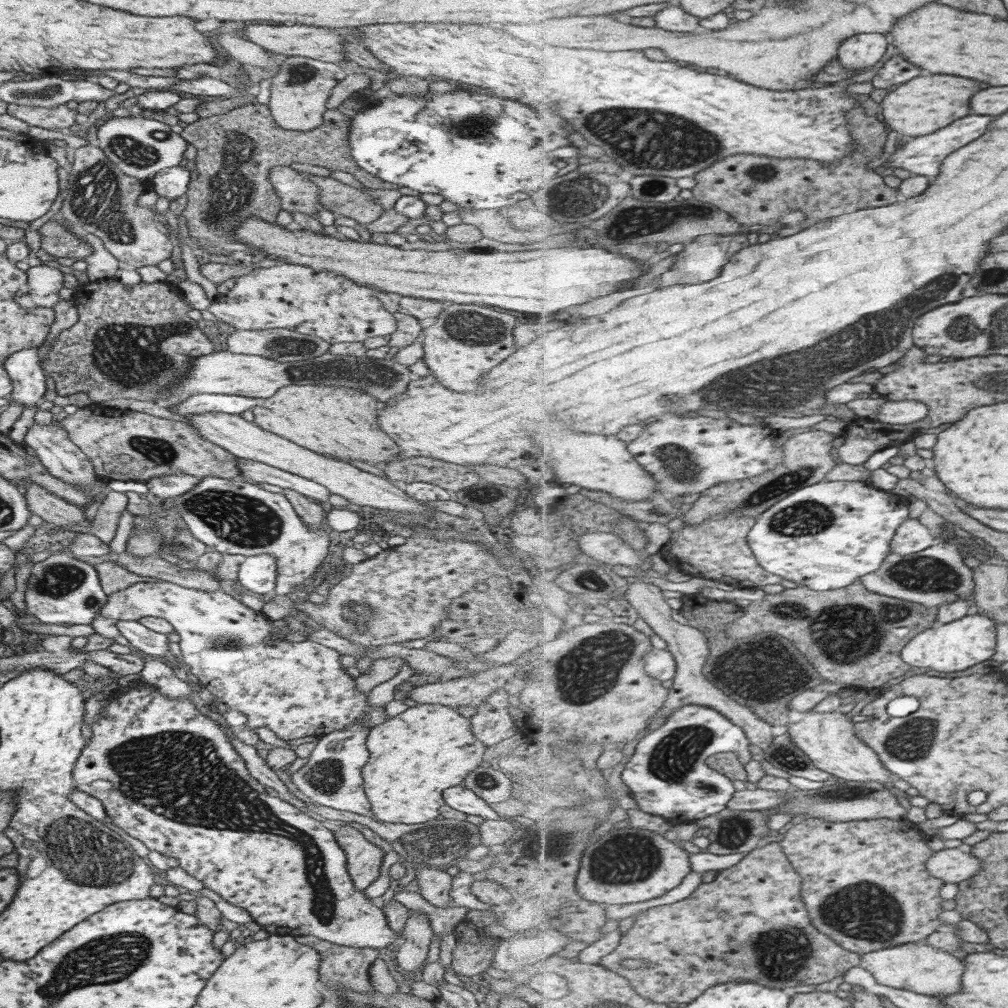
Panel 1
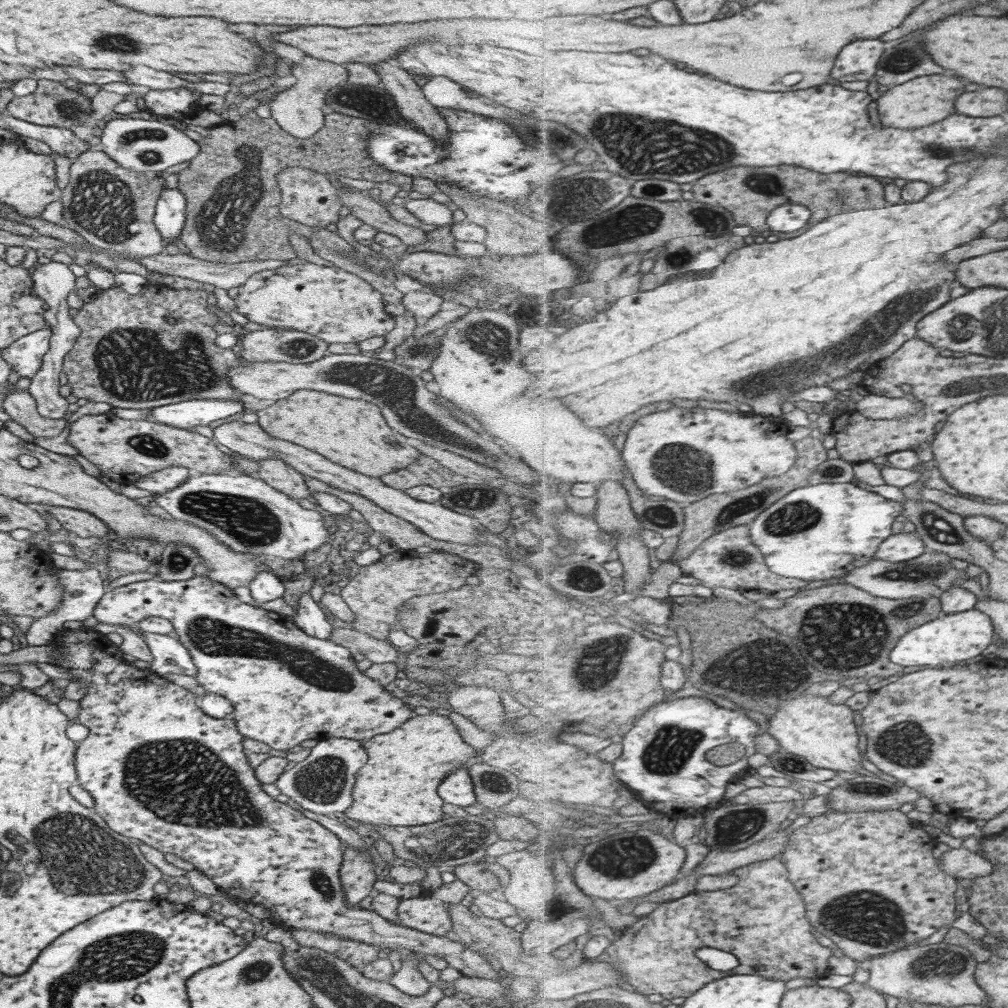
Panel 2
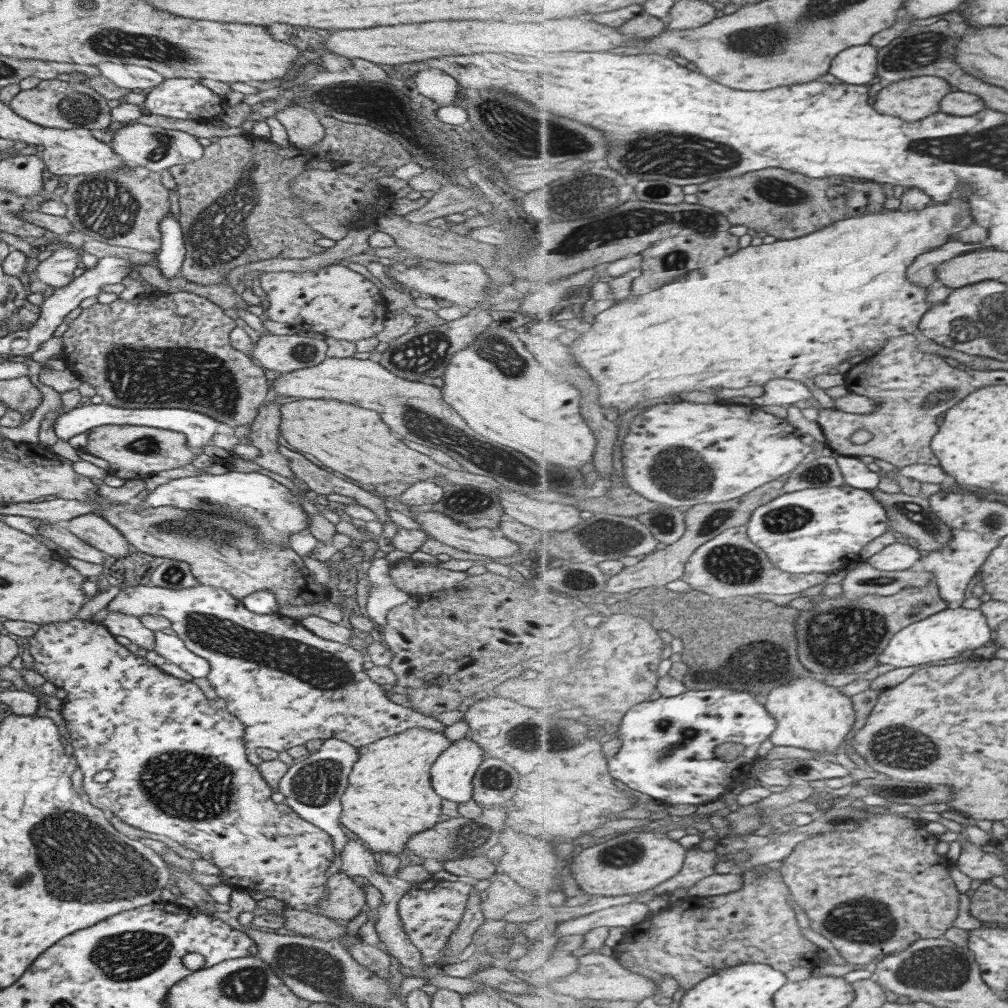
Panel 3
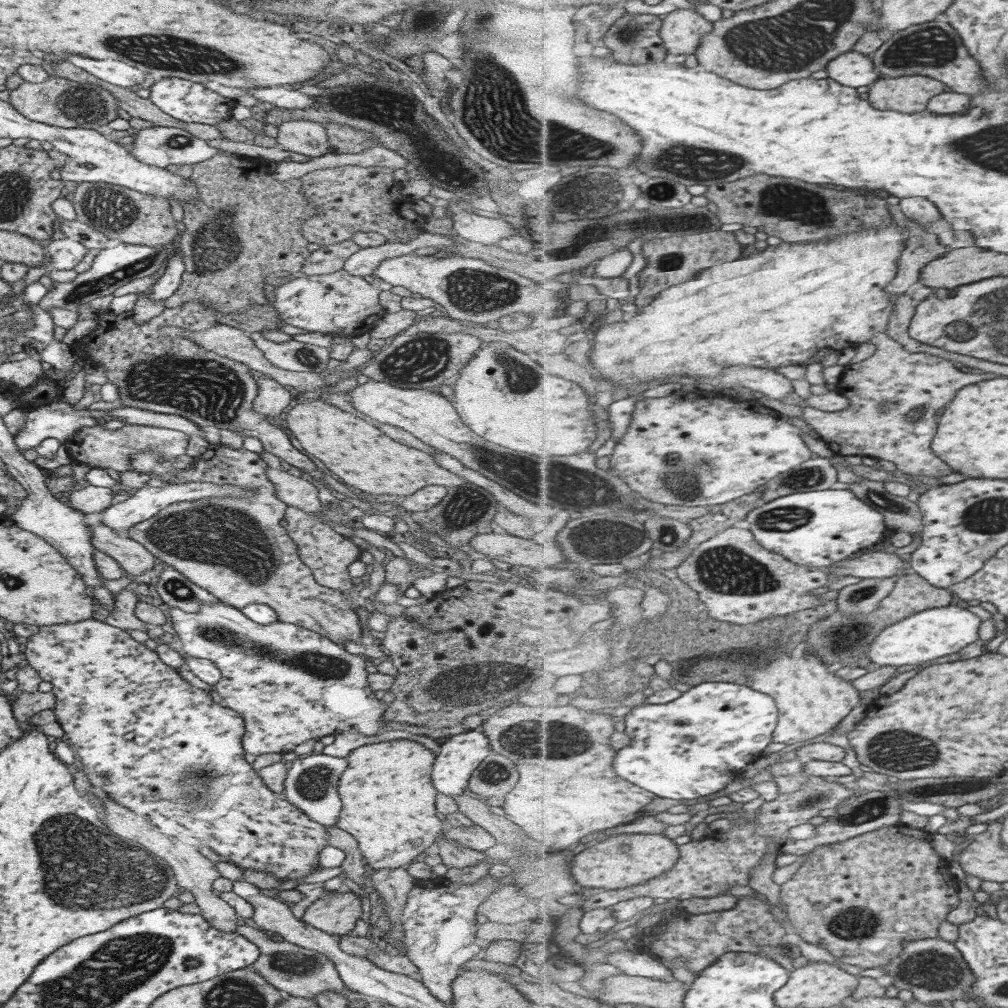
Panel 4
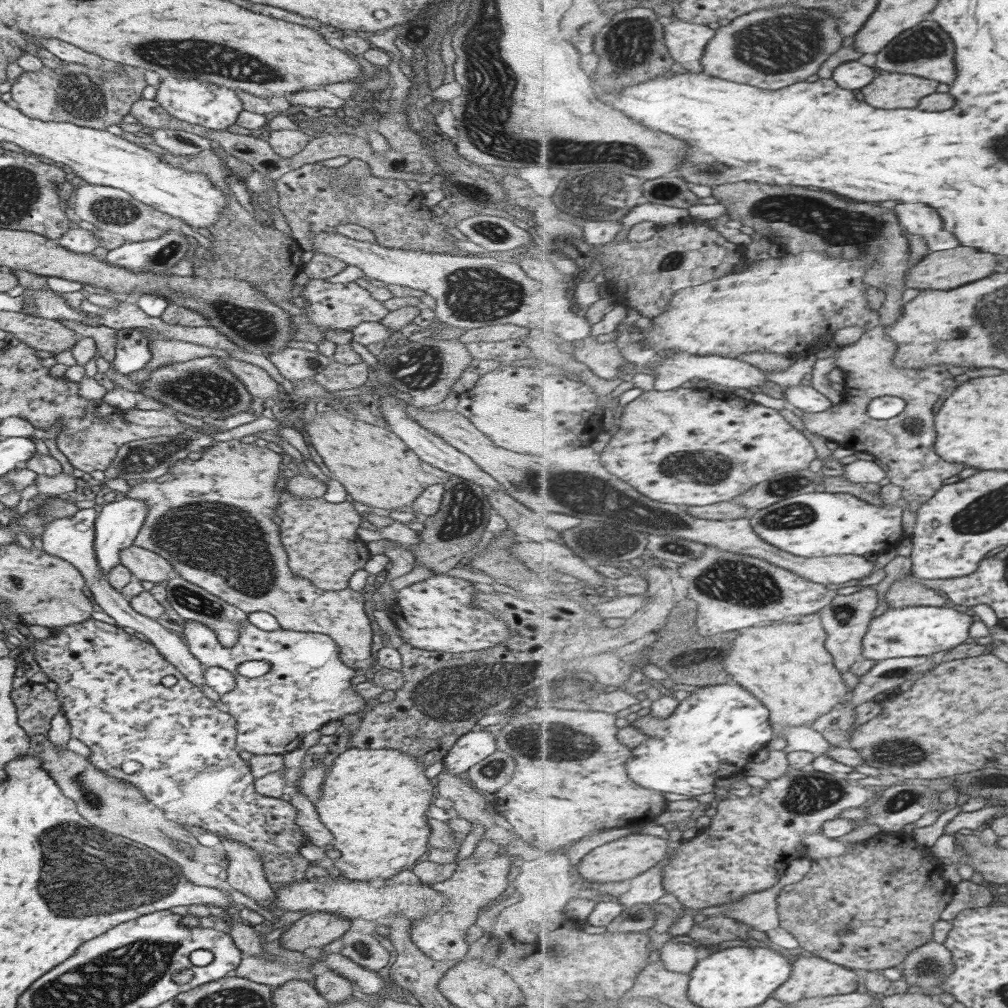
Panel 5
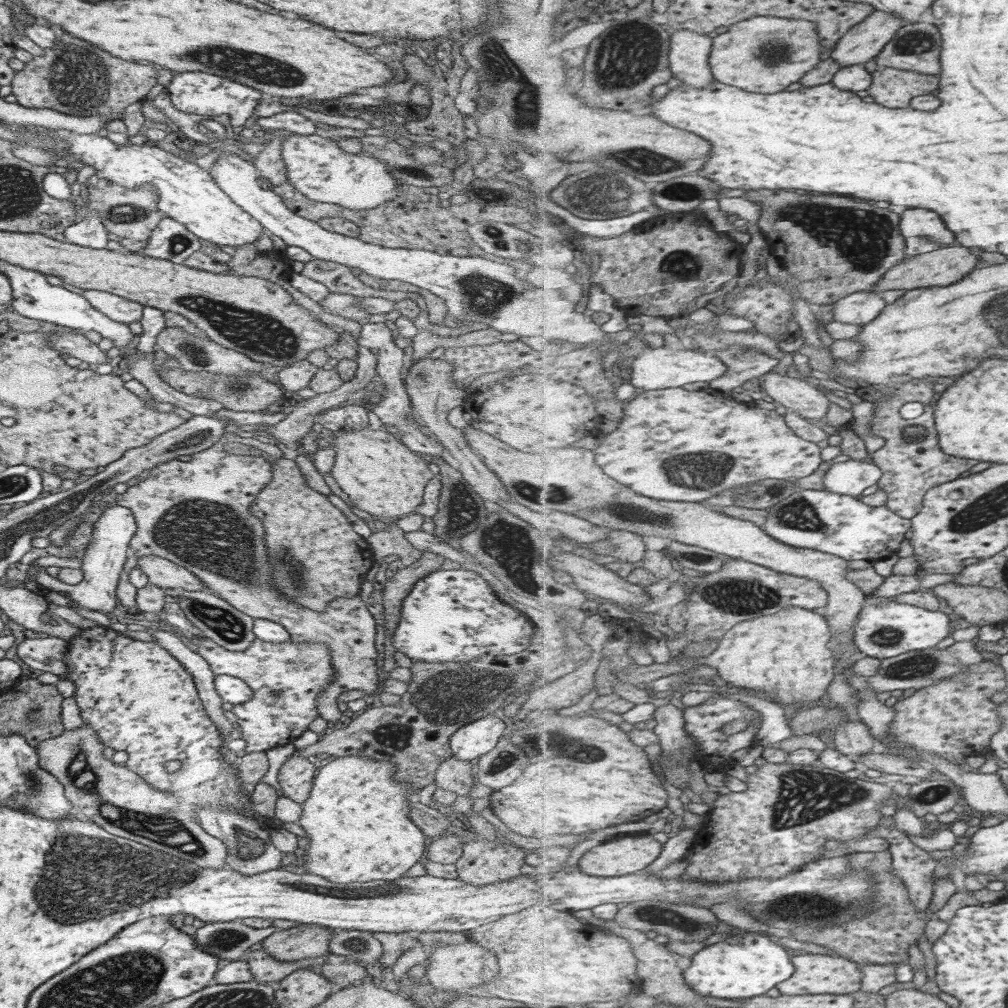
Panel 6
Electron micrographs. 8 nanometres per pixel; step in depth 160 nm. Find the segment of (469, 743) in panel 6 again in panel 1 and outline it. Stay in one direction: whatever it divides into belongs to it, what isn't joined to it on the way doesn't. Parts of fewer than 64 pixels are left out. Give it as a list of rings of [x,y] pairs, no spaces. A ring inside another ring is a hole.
[[[462,783],[442,790],[442,799],[445,805],[465,815],[481,816],[484,820],[498,819],[487,803],[473,791],[462,786]]]

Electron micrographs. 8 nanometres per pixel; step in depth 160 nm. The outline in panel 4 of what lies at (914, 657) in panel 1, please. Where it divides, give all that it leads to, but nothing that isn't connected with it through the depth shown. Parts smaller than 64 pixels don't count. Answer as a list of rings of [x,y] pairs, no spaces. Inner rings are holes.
[[[965,605],[924,610],[881,631],[879,637],[875,638],[875,643],[871,645],[868,657],[876,666],[899,666],[903,669],[912,664],[931,662],[935,658],[961,652],[973,642],[980,643],[981,623],[981,618],[966,610]]]

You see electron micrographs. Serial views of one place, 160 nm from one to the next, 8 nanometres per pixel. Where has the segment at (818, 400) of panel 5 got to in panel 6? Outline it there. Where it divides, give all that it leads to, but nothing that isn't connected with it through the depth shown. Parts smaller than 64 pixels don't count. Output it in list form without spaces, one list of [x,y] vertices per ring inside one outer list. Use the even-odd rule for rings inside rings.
[[[773,370],[760,379],[760,386],[776,405],[780,404],[810,421],[823,421],[832,404],[820,389],[800,376],[789,378]]]

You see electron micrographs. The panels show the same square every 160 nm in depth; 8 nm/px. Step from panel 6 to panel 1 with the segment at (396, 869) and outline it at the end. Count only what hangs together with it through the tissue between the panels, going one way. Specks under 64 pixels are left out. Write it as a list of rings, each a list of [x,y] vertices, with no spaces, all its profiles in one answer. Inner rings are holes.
[[[419,704],[417,706],[408,707],[403,712],[393,716],[387,717],[386,721],[383,721],[377,726],[372,726],[365,739],[366,749],[369,751],[367,762],[361,767],[360,775],[362,776],[362,787],[364,790],[364,795],[369,801],[371,814],[373,814],[373,819],[391,824],[420,824],[423,822],[429,822],[429,820],[434,820],[437,815],[439,815],[439,807],[444,804],[442,799],[442,790],[449,788],[451,786],[457,786],[462,782],[464,776],[469,774],[474,768],[479,765],[484,765],[481,761],[483,758],[483,751],[485,749],[484,744],[475,738],[473,731],[471,730],[471,723],[469,718],[465,718],[455,711],[454,708],[443,706],[443,705],[433,705],[433,704]]]

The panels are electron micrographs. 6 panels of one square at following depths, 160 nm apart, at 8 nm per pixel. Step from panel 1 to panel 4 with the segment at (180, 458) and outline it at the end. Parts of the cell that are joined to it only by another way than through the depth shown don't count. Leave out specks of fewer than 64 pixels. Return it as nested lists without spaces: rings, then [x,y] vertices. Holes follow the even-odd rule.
[[[137,424],[126,425],[115,430],[95,426],[83,426],[77,434],[66,443],[71,461],[88,464],[91,468],[112,469],[119,474],[129,471],[130,456],[140,450],[156,450],[162,460],[171,460],[184,454],[188,443],[188,436],[177,430],[169,428],[157,428],[155,426],[141,426]]]

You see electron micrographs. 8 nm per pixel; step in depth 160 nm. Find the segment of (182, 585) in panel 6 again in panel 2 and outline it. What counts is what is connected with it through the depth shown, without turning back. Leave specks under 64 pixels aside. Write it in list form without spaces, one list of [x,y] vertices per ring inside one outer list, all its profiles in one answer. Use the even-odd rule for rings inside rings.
[[[43,505],[43,508],[45,512],[56,518],[61,528],[65,528],[70,534],[76,534],[77,536],[81,536],[81,538],[111,536],[107,525],[84,510],[51,505]]]

